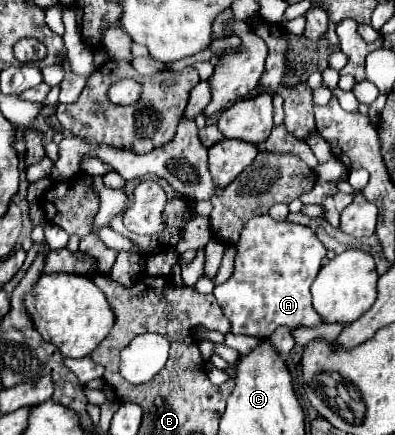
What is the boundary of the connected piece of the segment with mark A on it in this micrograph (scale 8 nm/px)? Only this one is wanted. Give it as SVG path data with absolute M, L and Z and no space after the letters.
M270 214L250 218L236 244L232 276L222 286L214 288L214 296L232 324L232 332L270 338L280 326L320 326L324 320L312 306L310 286L324 256L326 248L312 228L288 220L272 220Z

